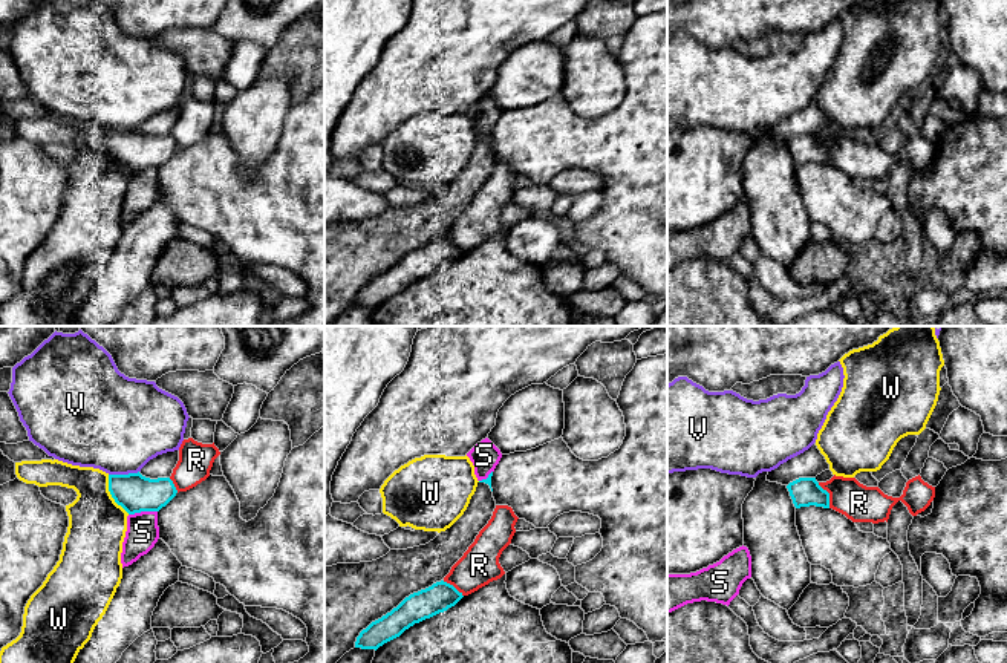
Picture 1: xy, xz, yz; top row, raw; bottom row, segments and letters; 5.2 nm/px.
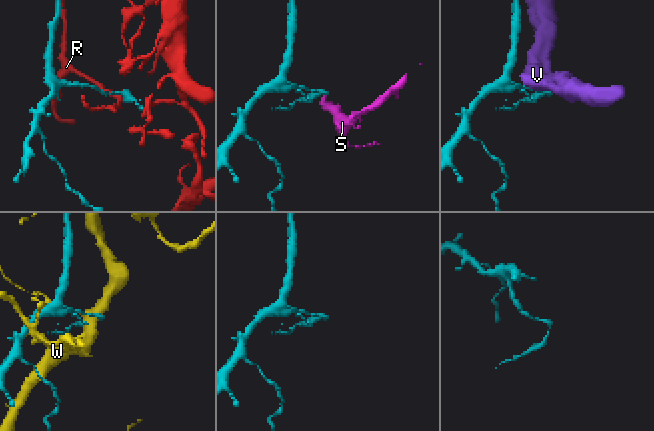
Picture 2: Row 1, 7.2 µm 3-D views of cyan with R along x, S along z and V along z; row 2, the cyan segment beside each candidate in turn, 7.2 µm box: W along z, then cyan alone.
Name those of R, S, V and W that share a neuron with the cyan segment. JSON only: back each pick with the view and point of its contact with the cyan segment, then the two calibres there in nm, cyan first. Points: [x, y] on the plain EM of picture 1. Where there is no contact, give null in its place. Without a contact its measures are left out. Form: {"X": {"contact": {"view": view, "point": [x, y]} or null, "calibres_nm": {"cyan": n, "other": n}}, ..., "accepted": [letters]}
{"accepted": []}

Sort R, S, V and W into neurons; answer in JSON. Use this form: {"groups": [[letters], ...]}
{"groups": [["R"], ["S"], ["V"], ["W"]]}

